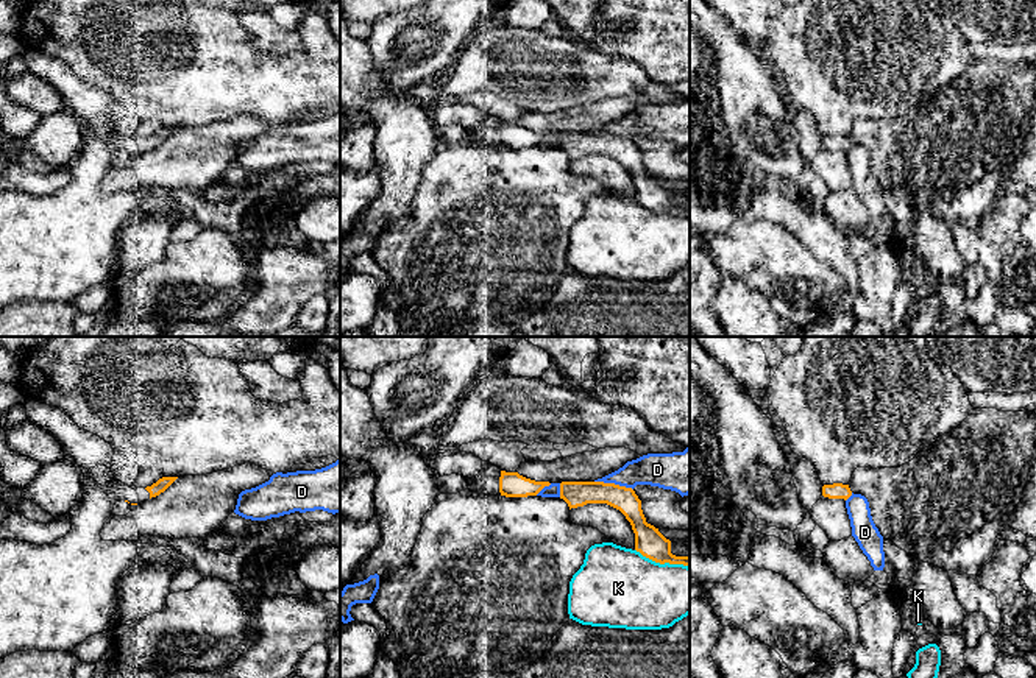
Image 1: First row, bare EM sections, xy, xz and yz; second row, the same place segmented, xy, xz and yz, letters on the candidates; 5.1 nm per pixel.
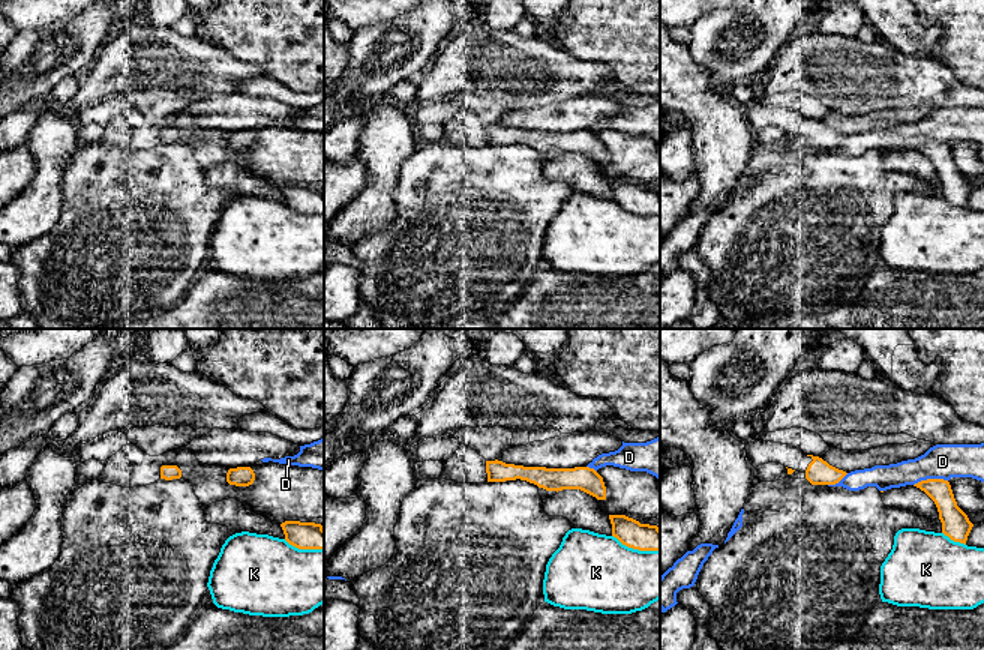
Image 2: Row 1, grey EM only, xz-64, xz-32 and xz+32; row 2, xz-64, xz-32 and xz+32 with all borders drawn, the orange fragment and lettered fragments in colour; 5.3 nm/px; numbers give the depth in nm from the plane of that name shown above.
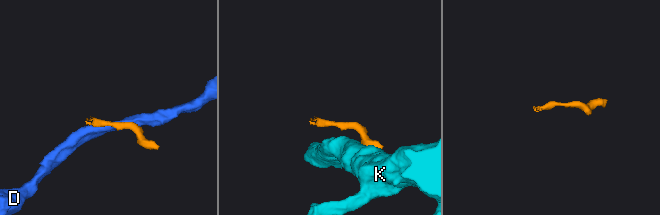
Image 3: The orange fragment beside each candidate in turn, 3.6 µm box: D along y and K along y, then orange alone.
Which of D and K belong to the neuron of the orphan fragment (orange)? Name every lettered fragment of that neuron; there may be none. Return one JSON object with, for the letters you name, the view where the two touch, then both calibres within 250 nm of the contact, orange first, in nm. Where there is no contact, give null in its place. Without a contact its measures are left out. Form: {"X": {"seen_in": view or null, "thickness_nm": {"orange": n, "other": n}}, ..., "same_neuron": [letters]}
{"same_neuron": []}

